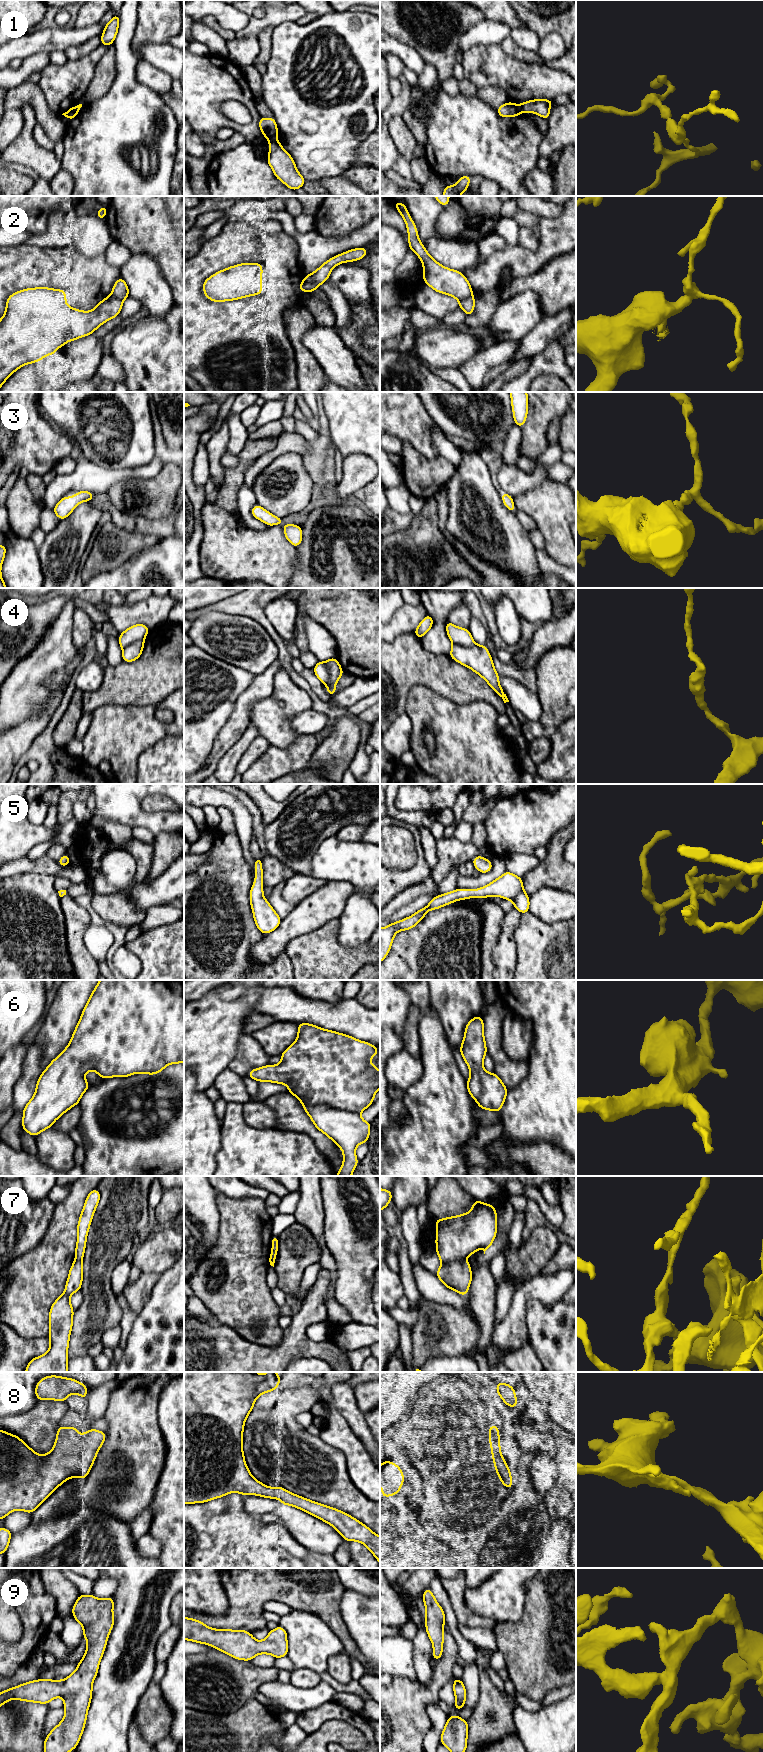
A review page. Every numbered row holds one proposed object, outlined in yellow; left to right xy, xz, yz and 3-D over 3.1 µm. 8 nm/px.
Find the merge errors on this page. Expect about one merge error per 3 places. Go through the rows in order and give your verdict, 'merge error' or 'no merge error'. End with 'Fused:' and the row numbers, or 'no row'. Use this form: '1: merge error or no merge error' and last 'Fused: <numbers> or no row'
1: merge error
2: merge error
3: no merge error
4: merge error
5: no merge error
6: no merge error
7: merge error
8: no merge error
9: no merge error
Fused: 1, 2, 4, 7

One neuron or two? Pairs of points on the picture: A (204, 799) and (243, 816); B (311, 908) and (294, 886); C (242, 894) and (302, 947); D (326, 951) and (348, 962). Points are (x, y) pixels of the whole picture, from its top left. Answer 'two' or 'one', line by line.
A: one
B: two
C: two
D: one

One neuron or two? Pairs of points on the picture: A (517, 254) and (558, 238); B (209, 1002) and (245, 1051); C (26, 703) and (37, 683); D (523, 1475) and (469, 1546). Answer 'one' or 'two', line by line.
A: one
B: two
C: one
D: one

